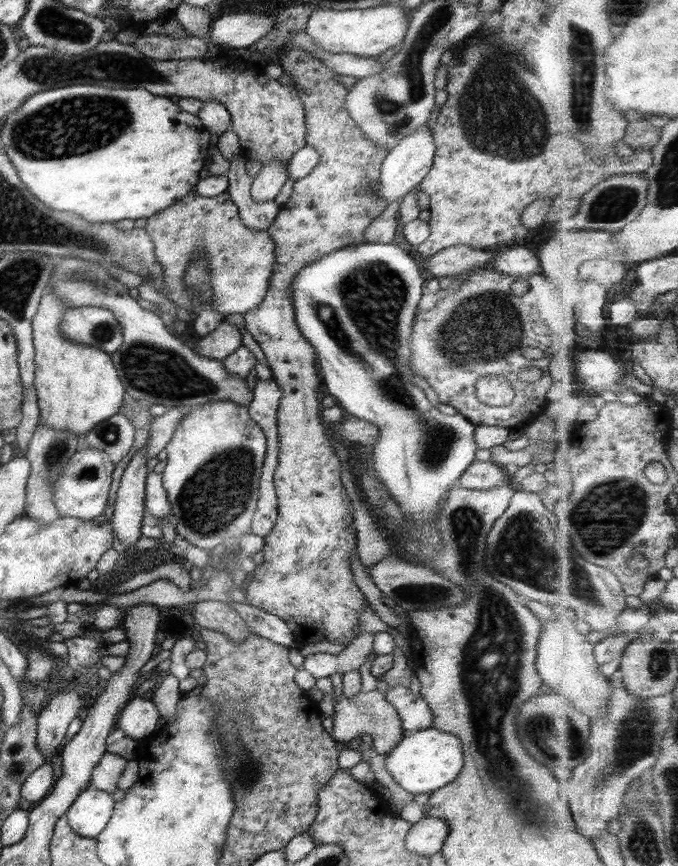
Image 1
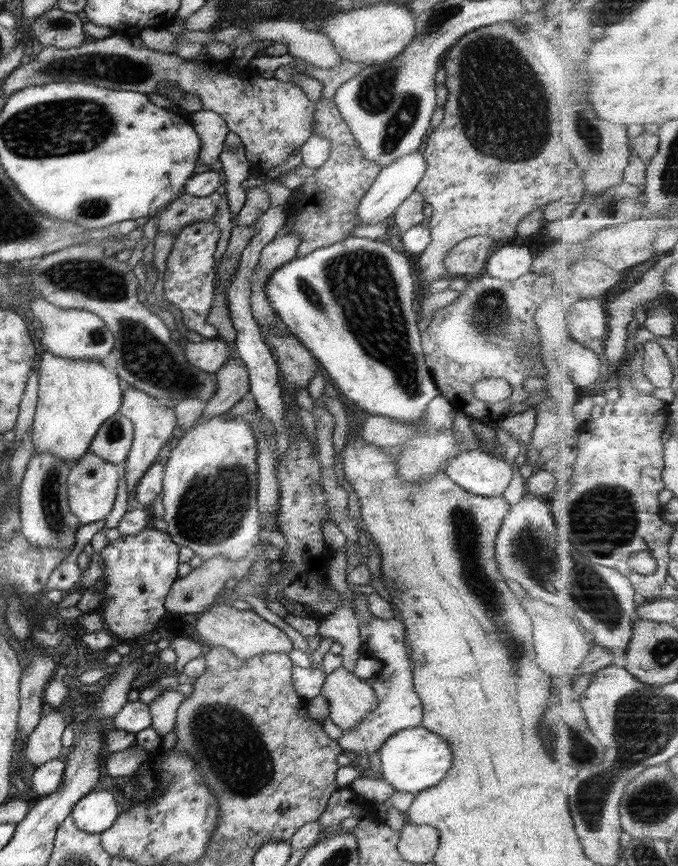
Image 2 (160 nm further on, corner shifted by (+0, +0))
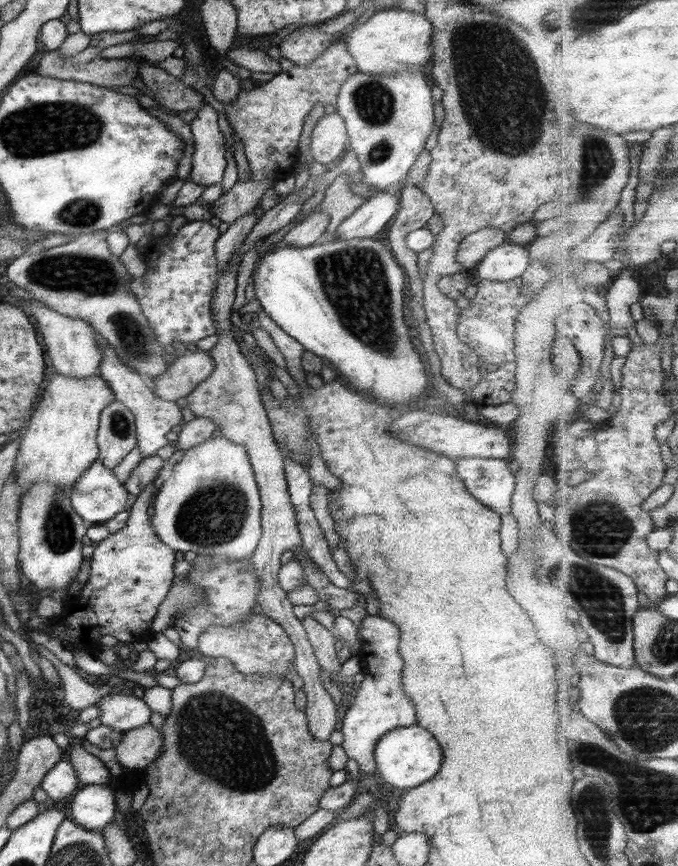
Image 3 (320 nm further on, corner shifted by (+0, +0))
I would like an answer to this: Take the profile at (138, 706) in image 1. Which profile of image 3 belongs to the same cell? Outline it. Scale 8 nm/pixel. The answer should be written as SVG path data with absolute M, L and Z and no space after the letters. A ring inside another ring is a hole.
M104 693L96 706L99 709L100 724L112 728L115 732L125 732L149 722L151 713L142 699L120 693Z

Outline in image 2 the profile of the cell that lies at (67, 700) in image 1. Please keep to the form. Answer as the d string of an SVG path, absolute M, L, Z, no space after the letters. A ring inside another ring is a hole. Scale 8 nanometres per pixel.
M50 712L39 719L24 742L22 754L33 767L57 758L61 752L61 732L66 724L61 715Z

